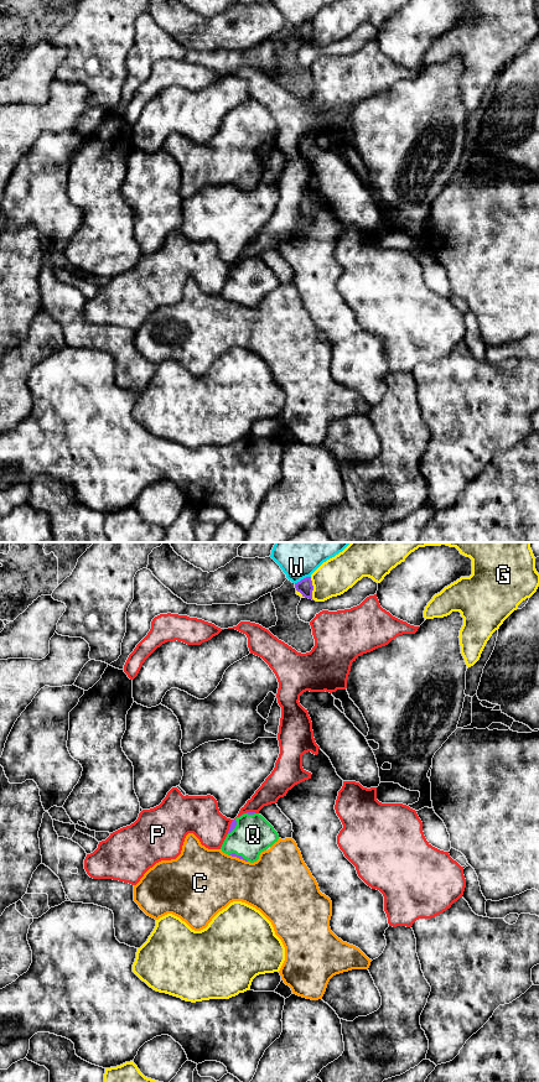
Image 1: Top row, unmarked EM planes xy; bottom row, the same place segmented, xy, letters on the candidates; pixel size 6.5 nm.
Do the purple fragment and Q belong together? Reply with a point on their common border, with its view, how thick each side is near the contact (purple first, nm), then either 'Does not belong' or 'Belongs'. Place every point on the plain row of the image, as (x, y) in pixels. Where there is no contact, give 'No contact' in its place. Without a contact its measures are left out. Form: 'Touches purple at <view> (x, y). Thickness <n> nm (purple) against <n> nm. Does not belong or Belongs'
Touches purple at xy (238, 301). Thickness 30 nm (purple) against 260 nm. Belongs

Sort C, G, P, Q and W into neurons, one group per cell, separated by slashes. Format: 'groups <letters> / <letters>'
groups C / G / P / Q / W

